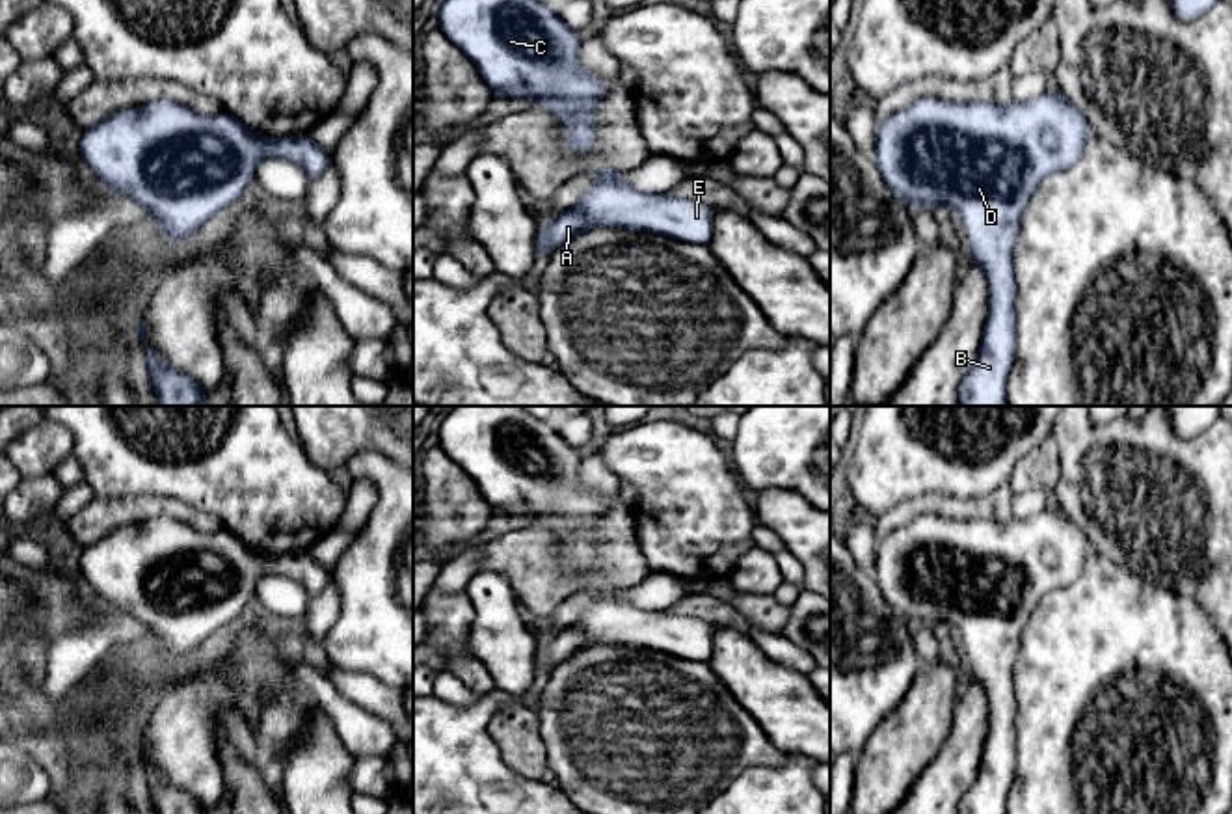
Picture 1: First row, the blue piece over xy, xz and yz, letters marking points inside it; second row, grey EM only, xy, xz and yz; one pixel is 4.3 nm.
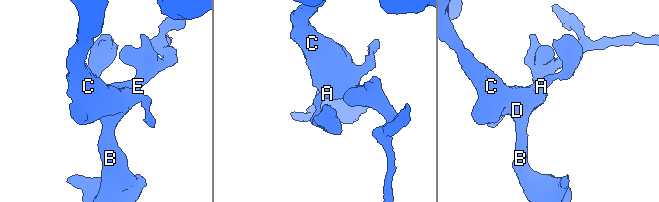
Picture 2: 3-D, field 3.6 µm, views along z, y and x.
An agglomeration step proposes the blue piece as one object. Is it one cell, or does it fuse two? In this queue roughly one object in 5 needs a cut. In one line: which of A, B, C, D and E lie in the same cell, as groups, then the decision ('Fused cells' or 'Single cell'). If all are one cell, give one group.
Groups: A B C D E. Single cell

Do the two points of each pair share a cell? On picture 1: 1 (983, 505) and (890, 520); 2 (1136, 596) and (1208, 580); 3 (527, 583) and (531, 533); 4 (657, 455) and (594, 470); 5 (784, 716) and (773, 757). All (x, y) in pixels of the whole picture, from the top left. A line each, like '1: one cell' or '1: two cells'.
1: one cell
2: two cells
3: one cell
4: two cells
5: two cells

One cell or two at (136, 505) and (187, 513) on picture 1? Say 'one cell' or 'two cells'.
one cell

